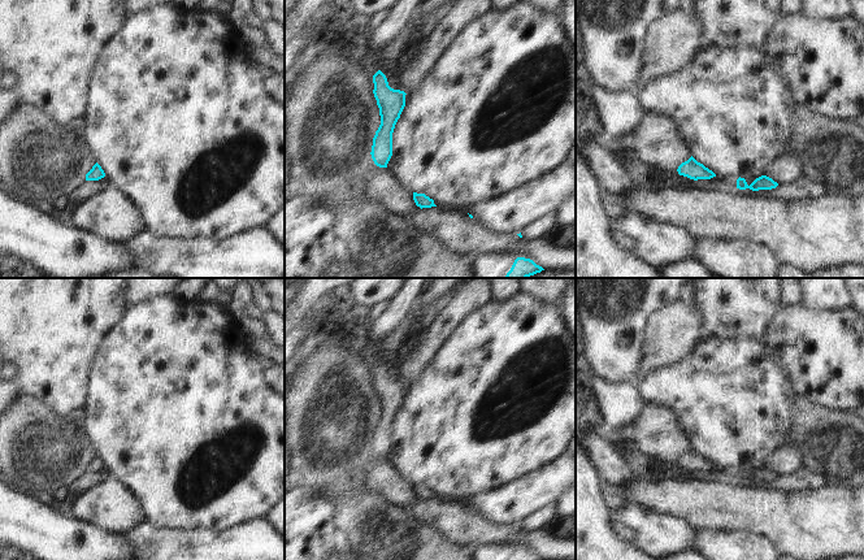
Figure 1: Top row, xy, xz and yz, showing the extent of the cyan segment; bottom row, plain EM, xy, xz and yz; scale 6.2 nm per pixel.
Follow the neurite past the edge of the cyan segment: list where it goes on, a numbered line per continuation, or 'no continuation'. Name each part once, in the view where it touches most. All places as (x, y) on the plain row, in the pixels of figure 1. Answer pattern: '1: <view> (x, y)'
no continuation

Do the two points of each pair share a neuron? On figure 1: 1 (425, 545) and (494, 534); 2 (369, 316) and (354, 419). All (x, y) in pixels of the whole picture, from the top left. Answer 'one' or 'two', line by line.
1: two
2: two

